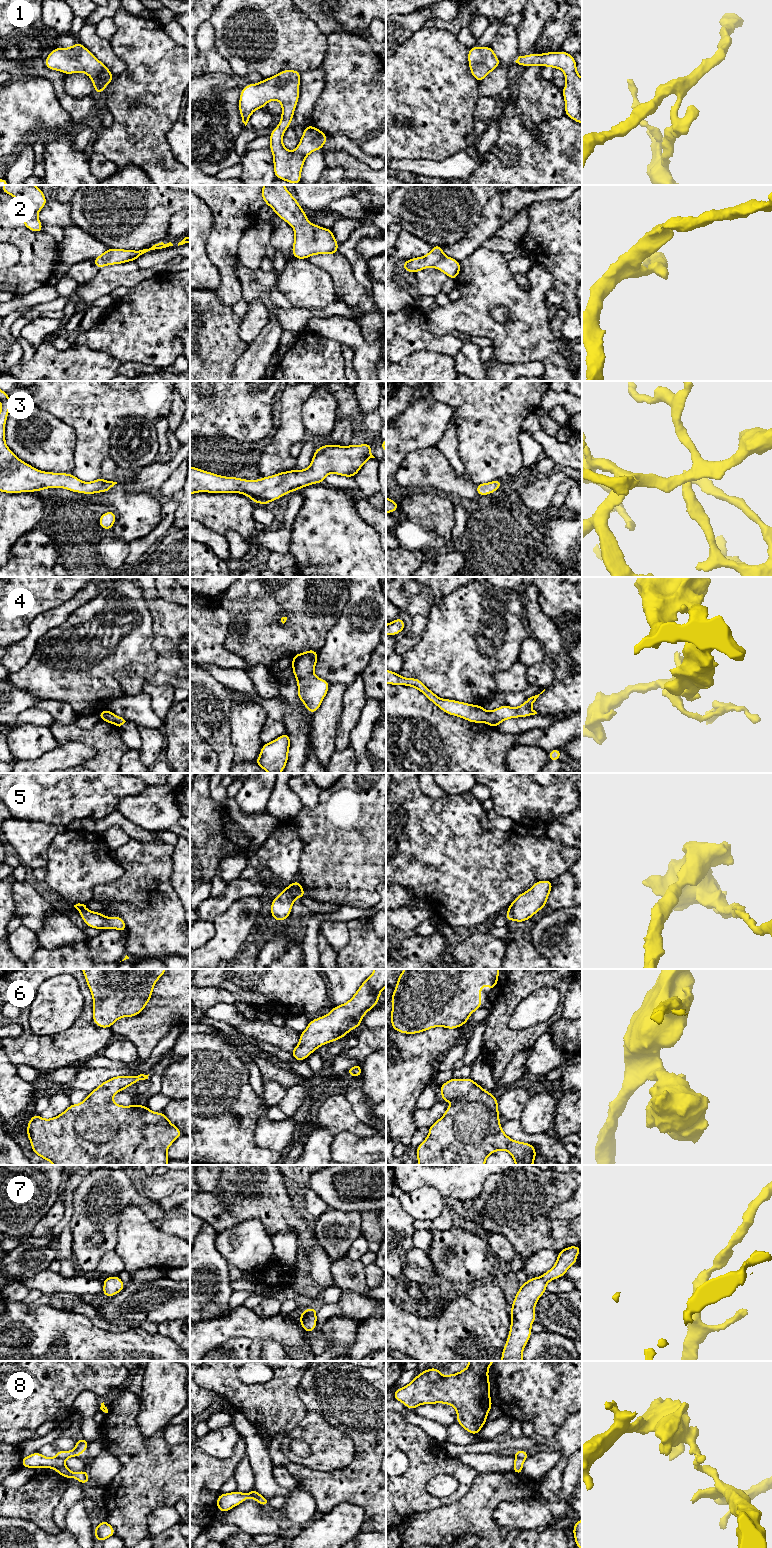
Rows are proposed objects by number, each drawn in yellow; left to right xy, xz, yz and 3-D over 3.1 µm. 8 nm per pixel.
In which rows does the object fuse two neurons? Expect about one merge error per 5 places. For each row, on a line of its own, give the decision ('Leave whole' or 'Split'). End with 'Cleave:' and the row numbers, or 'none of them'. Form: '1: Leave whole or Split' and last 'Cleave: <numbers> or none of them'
1: Leave whole
2: Leave whole
3: Leave whole
4: Leave whole
5: Leave whole
6: Leave whole
7: Leave whole
8: Split
Cleave: 8

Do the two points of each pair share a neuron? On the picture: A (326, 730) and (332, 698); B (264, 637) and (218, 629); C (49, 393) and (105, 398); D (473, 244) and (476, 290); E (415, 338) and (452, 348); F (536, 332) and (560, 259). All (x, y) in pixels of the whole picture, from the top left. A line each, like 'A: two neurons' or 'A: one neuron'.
A: one neuron
B: two neurons
C: one neuron
D: two neurons
E: one neuron
F: two neurons

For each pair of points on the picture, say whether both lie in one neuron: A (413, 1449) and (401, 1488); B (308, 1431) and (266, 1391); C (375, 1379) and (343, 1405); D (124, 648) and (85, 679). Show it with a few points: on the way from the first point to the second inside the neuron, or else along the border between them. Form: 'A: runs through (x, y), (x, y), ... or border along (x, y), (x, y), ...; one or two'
A: runs through (414, 1459), (414, 1475), (411, 1478); one
B: border along (306, 1409), (305, 1415), (287, 1432); two
C: runs through (369, 1388), (357, 1400), (352, 1400); one
D: runs through (114, 656), (105, 660), (95, 669); one

